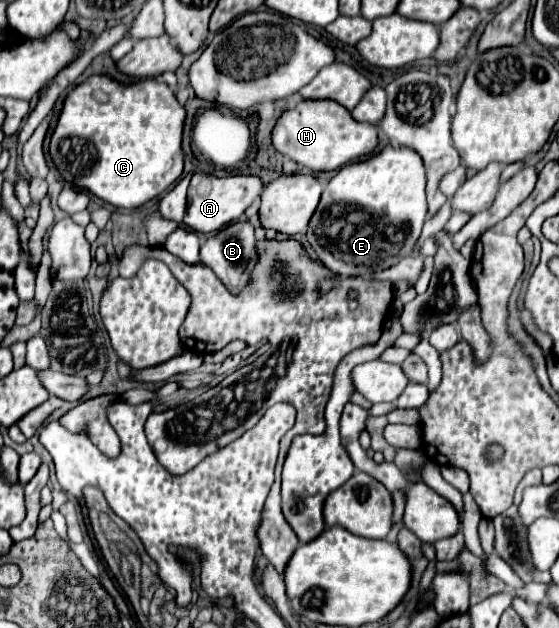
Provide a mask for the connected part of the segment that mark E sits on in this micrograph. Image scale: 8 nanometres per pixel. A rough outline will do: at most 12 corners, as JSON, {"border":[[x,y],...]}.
{"border":[[412,149],[342,167],[306,239],[336,275],[408,257],[426,221]]}

